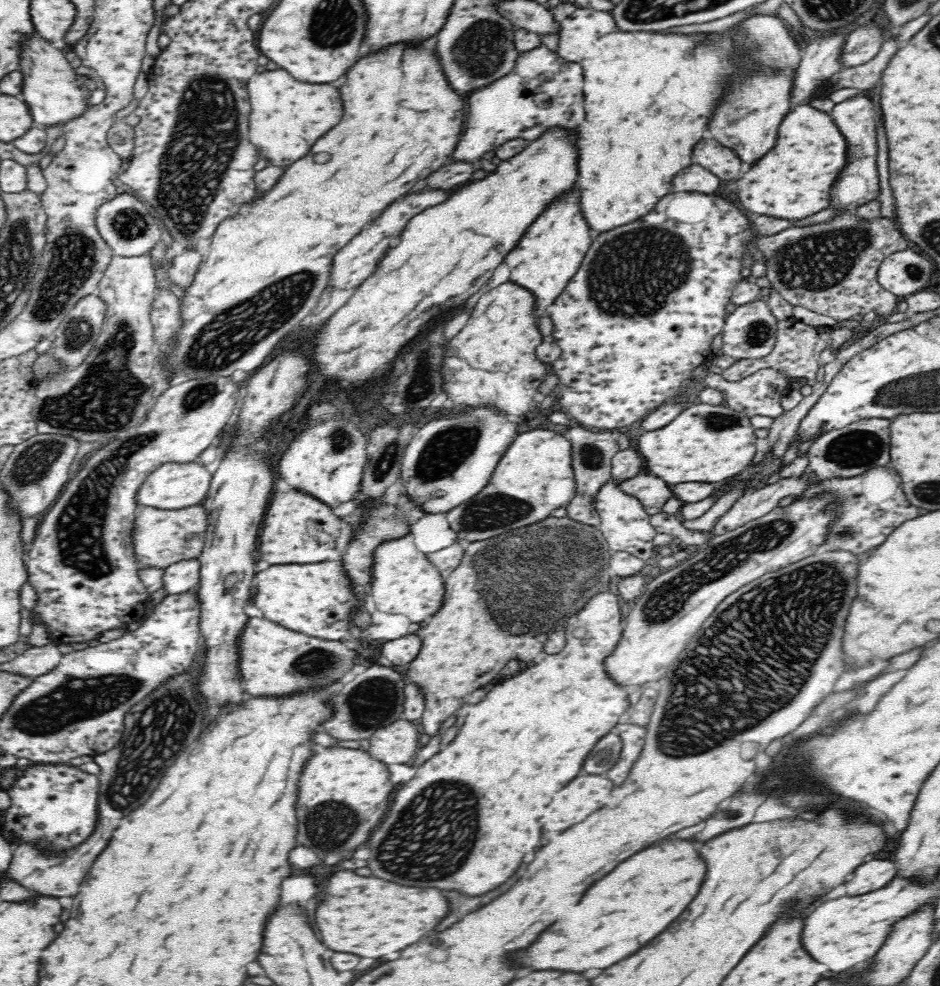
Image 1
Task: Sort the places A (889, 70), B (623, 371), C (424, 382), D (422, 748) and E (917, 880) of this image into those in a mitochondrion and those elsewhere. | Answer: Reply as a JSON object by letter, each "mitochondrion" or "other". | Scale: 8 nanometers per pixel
{"A":"other","B":"other","C":"mitochondrion","D":"other","E":"other"}

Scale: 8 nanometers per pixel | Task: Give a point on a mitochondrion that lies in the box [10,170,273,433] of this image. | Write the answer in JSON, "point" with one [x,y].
{"point":[71,260]}

